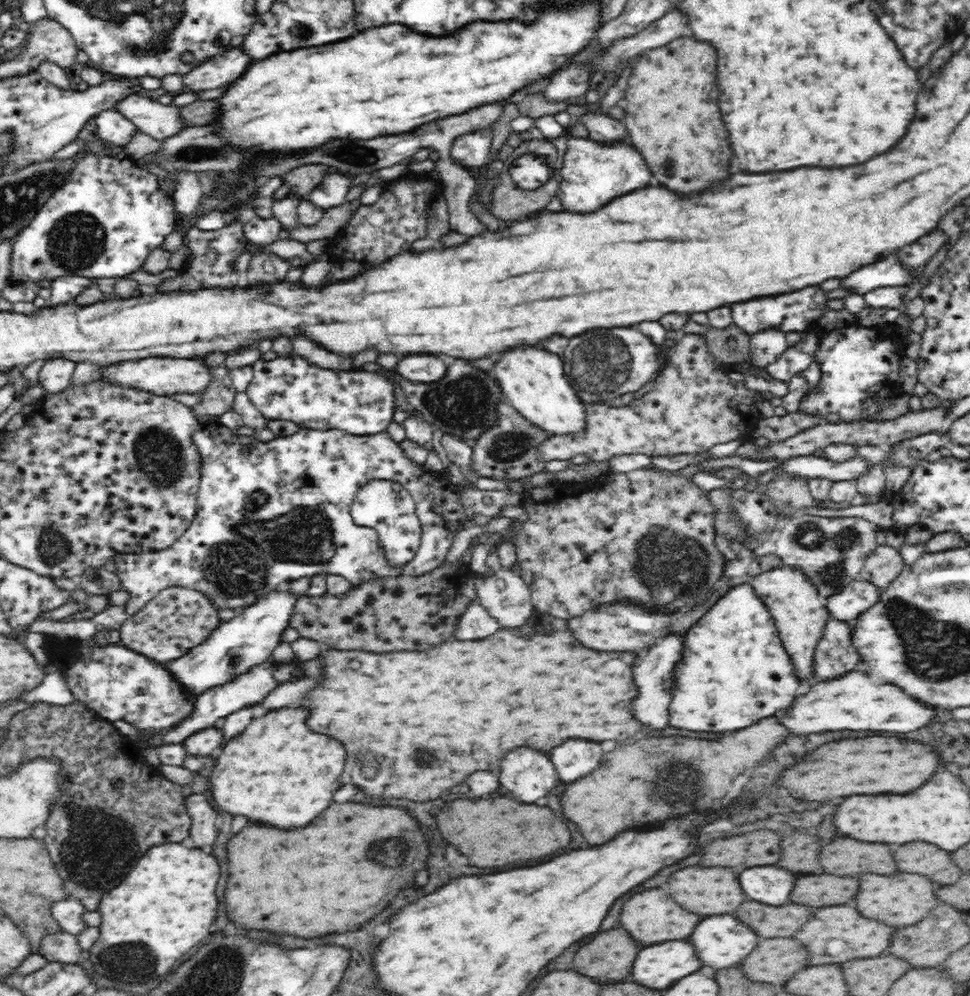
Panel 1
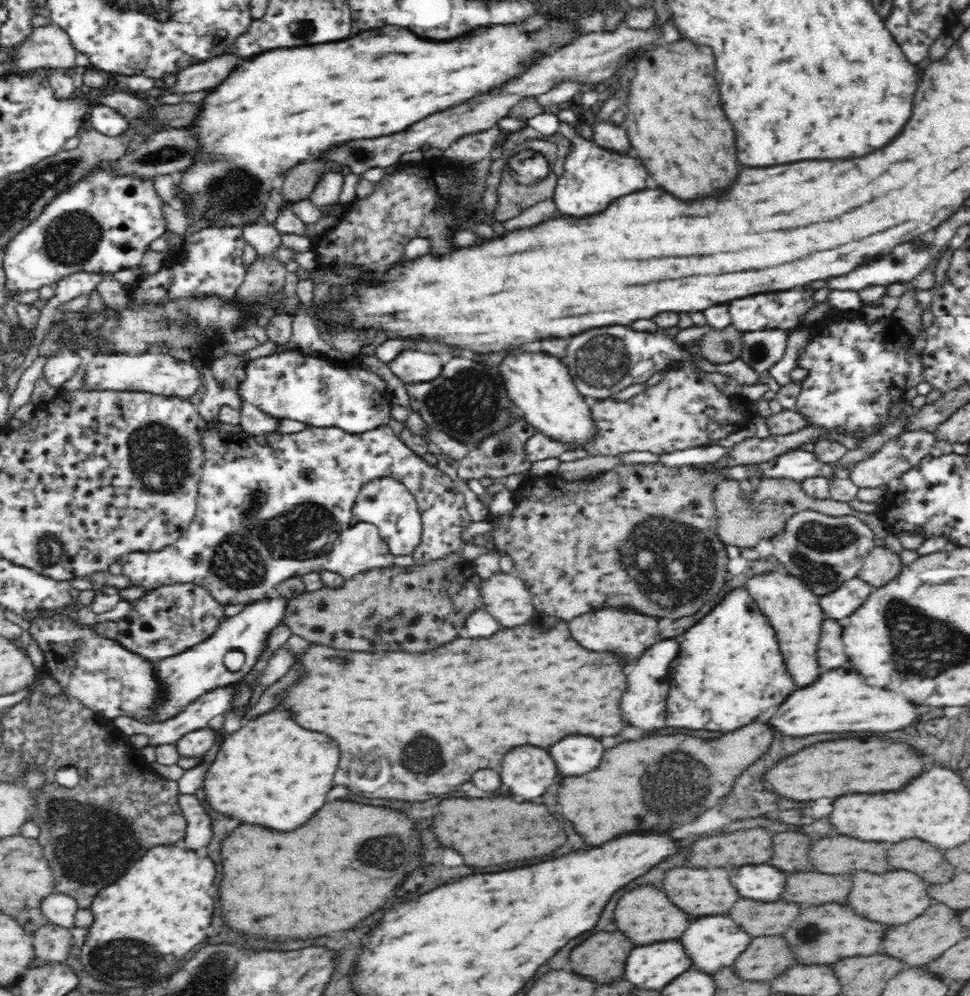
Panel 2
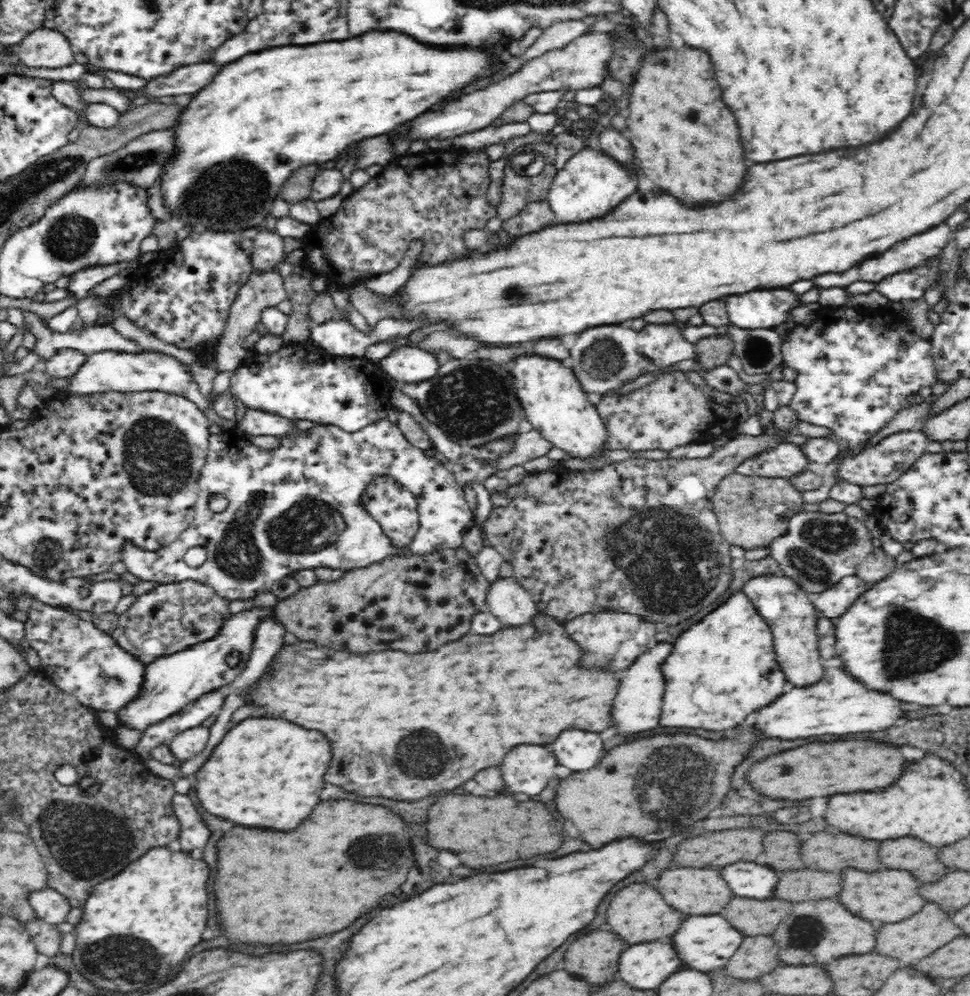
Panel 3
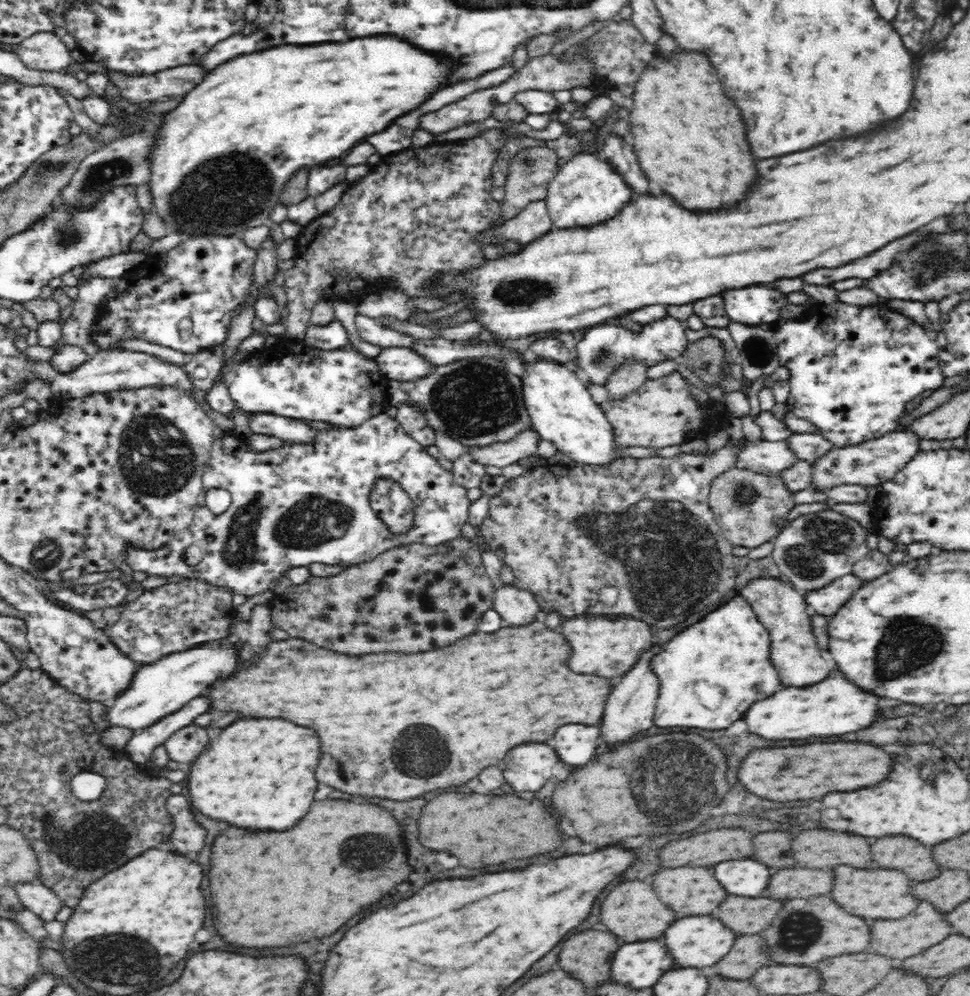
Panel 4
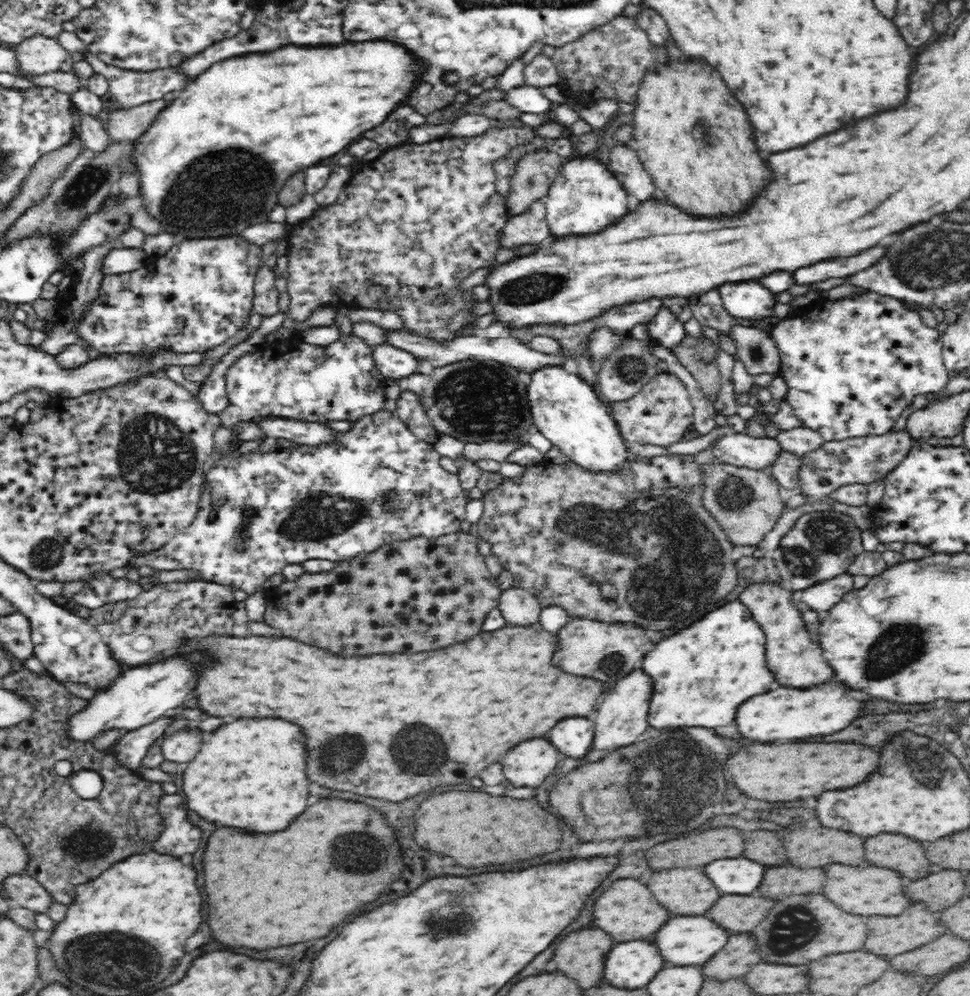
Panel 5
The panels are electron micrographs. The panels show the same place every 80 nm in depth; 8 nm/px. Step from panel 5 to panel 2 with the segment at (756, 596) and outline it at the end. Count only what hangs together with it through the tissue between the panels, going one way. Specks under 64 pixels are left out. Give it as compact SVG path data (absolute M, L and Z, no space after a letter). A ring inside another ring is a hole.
M762 574L758 578L748 580L744 585L748 594L754 598L762 614L772 624L780 654L784 658L784 666L792 676L796 686L808 686L820 678L820 664L818 664L818 638L820 638L820 622L824 616L820 614L820 605L816 606L817 595L804 588L804 584L795 576L784 574Z

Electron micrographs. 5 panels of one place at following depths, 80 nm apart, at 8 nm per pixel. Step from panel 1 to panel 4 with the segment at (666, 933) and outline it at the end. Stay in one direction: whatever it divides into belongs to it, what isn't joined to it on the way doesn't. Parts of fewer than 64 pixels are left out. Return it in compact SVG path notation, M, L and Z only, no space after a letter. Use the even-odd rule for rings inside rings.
M628 880L628 882L616 884L606 894L606 898L602 900L602 906L600 906L600 922L622 942L658 938L668 928L668 922L672 922L672 920L674 920L674 914L664 904L660 904L654 890L646 882Z

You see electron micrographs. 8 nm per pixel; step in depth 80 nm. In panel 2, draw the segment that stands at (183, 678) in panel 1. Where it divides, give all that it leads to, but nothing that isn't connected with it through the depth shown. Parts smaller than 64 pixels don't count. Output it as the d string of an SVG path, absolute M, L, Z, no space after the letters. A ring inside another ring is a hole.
M269 595L245 606L243 611L235 616L226 617L215 630L214 634L191 646L178 654L161 658L153 663L153 676L156 677L159 691L154 706L149 708L147 715L139 721L143 724L162 722L167 718L176 716L188 704L214 689L228 688L234 682L241 680L252 668L260 651L265 647L265 636L275 625L282 626L281 618L284 614L286 599ZM230 650L244 652L245 661L241 669L233 672L223 663L224 655Z

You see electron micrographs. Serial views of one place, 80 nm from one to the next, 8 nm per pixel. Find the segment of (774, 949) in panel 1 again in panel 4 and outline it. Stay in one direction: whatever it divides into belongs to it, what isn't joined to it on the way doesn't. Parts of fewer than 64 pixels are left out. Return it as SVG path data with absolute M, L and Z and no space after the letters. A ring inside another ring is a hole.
M746 934L738 936L730 948L728 954L724 954L712 968L716 974L744 980L756 972L756 968L770 964L768 958L764 958L764 942L760 942L758 934Z

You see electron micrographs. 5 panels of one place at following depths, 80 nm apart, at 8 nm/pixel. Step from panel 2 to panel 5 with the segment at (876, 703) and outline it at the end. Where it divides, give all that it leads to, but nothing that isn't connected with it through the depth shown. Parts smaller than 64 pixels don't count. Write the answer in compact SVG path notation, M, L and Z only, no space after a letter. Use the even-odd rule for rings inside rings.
M838 682L816 686L810 690L794 690L794 688L776 688L764 694L756 694L744 700L736 710L736 726L740 736L758 742L774 742L774 740L794 740L818 734L832 734L844 728L850 718L858 714L860 702L848 700L844 696L844 688Z

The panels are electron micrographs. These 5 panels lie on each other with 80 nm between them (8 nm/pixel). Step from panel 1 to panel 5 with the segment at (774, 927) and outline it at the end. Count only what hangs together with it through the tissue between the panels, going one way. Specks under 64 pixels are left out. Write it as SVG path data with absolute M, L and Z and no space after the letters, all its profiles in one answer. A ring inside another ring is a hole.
M755 893L750 896L730 894L730 896L720 896L718 902L704 916L712 918L722 928L748 932L752 930L752 926L756 926L756 922L762 918L762 914L767 913L766 910L772 904L772 899L756 896Z

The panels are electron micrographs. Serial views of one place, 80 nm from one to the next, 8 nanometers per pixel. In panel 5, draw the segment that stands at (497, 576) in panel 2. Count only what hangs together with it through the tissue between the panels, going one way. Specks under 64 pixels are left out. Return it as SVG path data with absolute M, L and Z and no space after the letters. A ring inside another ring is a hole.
M516 587L503 590L497 607L508 625L524 627L538 623L543 609L536 596Z

